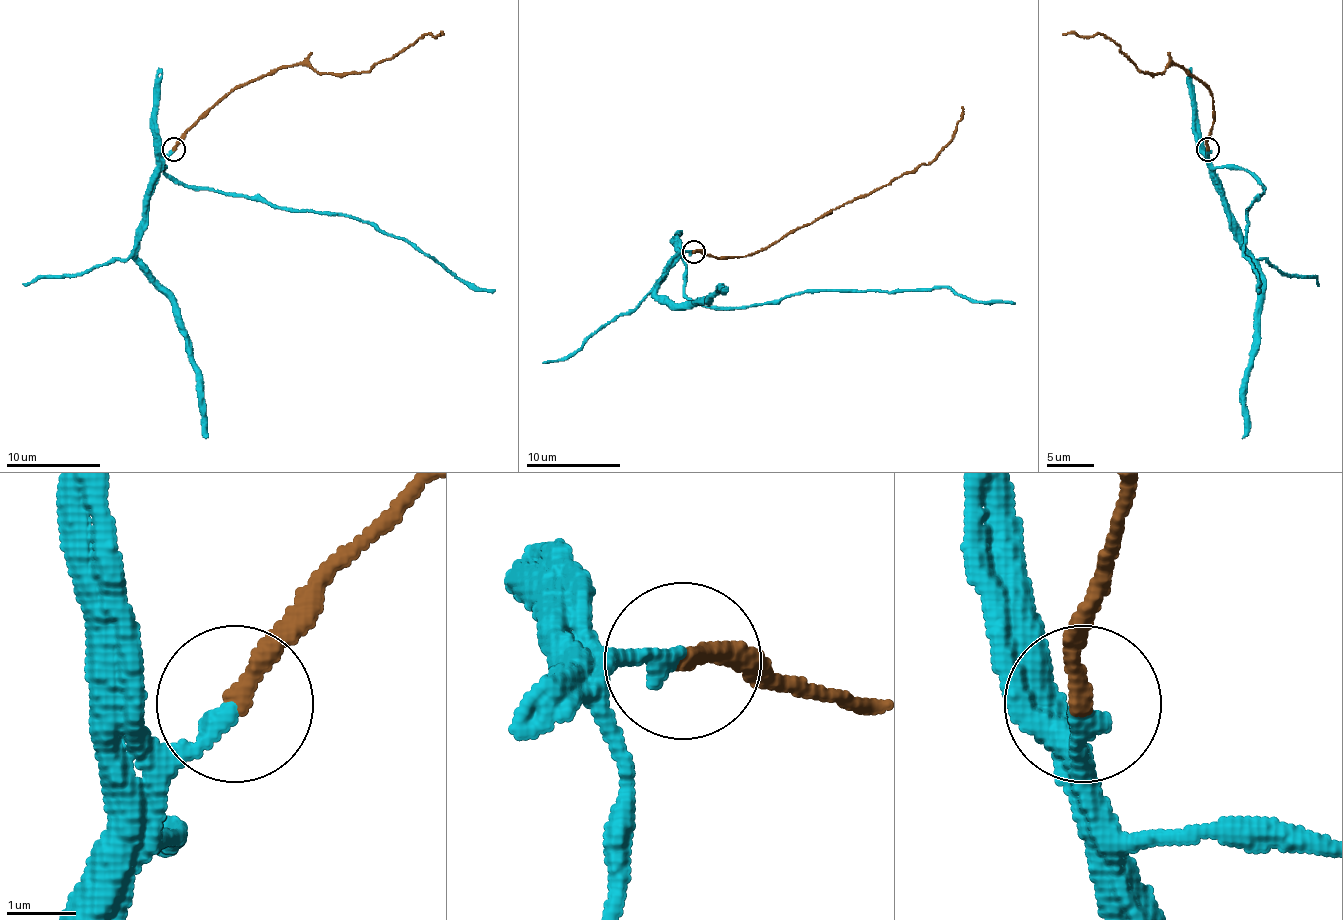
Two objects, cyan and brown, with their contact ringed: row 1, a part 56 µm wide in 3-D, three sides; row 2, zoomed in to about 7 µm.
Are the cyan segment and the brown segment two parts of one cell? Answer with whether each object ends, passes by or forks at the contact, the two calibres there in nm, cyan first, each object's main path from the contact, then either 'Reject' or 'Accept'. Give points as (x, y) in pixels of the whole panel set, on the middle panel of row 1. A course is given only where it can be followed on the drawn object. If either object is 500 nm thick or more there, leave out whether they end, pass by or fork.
At the ring cyan ends. At the ring brown ends. Thickness 280 nm (cyan) against 280 nm. Course of cyan: (693, 251), (684, 258), (684, 293), (709, 308), (778, 303), (799, 291), (945, 286), (967, 298), (1014, 303). Course of brown: (693, 251), (728, 258), (752, 256), (839, 206), (929, 164), (950, 140), (962, 117), (962, 107). Accept

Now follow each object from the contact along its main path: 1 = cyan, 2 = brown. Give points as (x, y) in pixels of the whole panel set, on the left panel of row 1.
1: (173, 148), (164, 170), (189, 186), (374, 222), (407, 238), (459, 278), (494, 292)
2: (173, 148), (208, 111), (232, 92), (256, 80), (300, 63), (319, 73), (362, 73), (430, 33), (442, 35)

